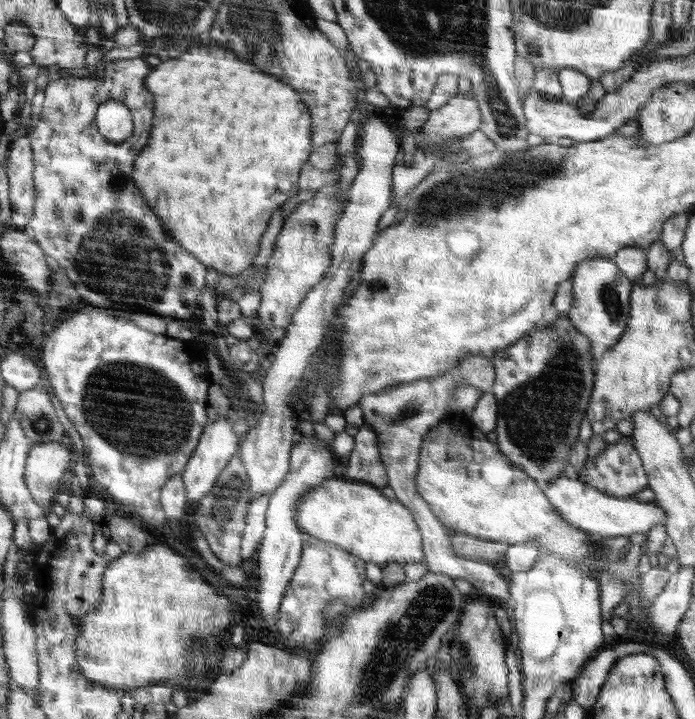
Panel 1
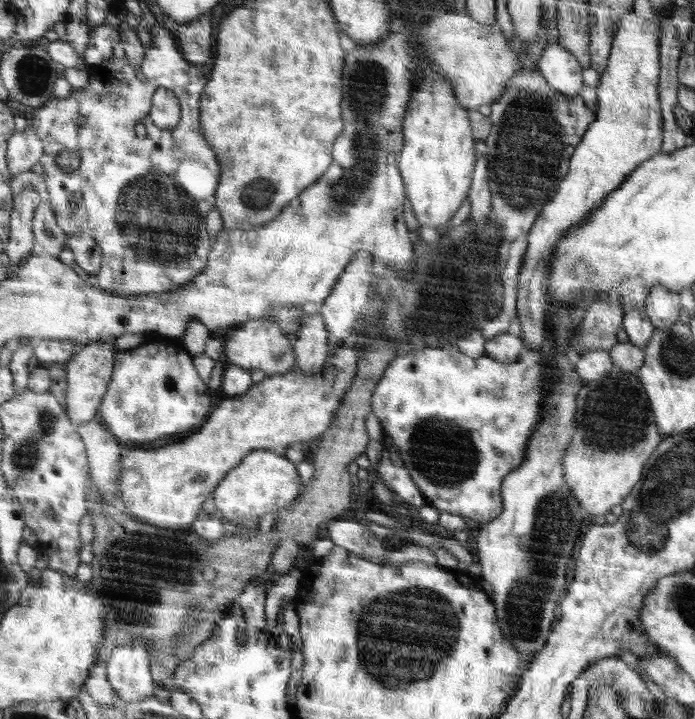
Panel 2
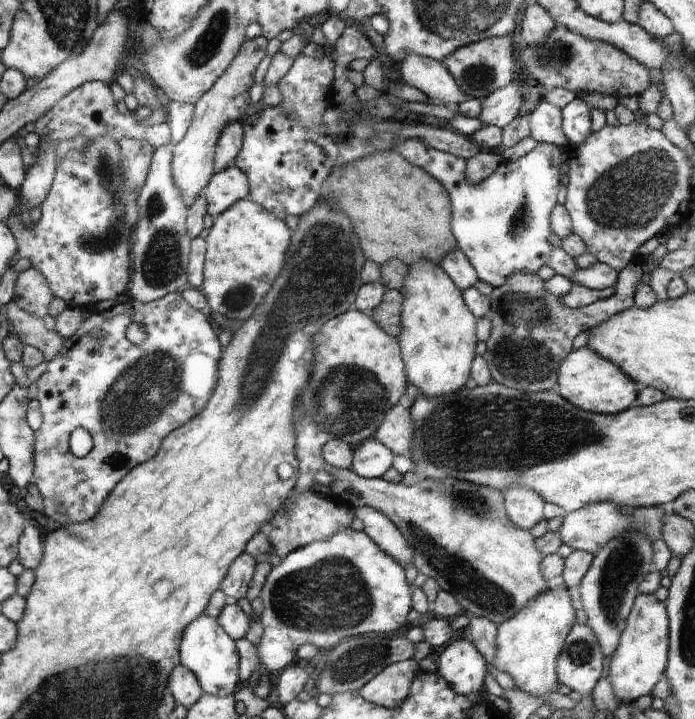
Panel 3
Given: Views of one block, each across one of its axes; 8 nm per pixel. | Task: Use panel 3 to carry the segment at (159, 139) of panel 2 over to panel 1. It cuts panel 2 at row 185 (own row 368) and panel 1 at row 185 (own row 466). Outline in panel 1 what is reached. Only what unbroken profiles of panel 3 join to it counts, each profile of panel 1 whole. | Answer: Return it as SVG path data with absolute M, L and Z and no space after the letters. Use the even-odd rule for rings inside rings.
M145 57L115 60L106 65L105 71L102 69L104 79L96 76L92 79L86 73L63 72L49 81L39 122L30 133L37 164L37 205L29 230L43 245L50 261L54 260L54 264L70 276L70 282L86 302L118 312L188 318L198 308L198 298L206 284L207 265L190 252L184 252L176 242L170 242L164 234L167 229L132 180L133 160L146 146L152 130L153 94L144 86L144 79L152 68ZM108 101L124 103L133 116L132 136L122 142L109 141L96 128L98 105Z

